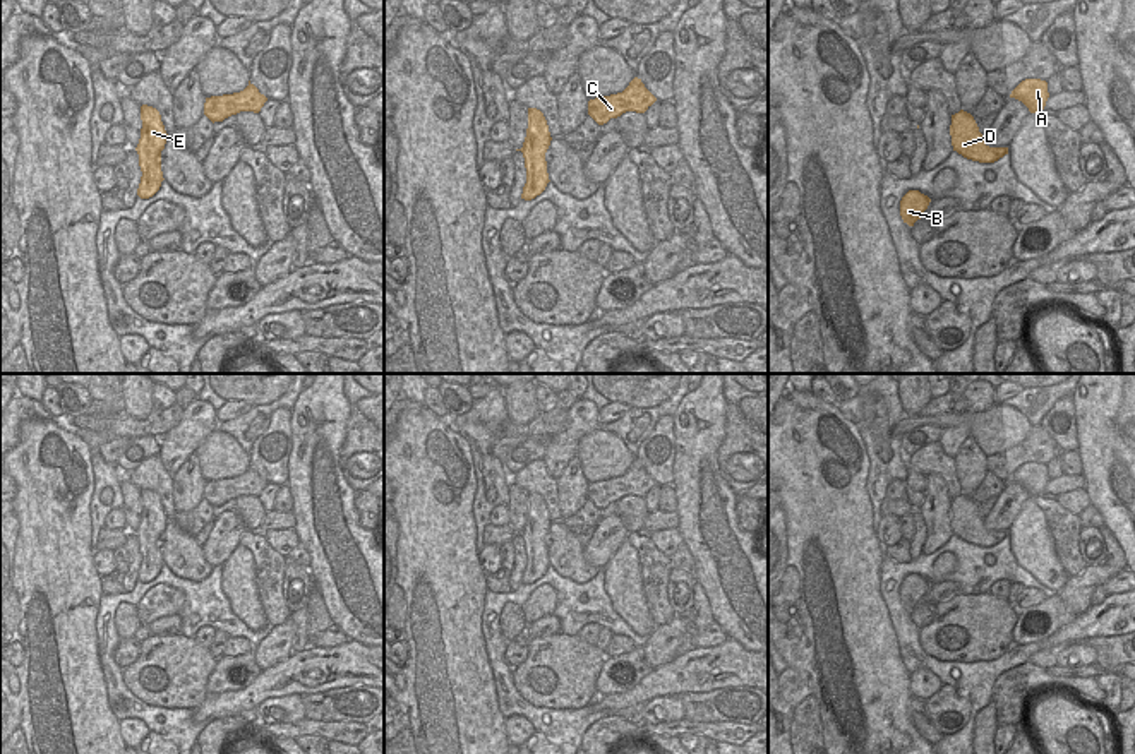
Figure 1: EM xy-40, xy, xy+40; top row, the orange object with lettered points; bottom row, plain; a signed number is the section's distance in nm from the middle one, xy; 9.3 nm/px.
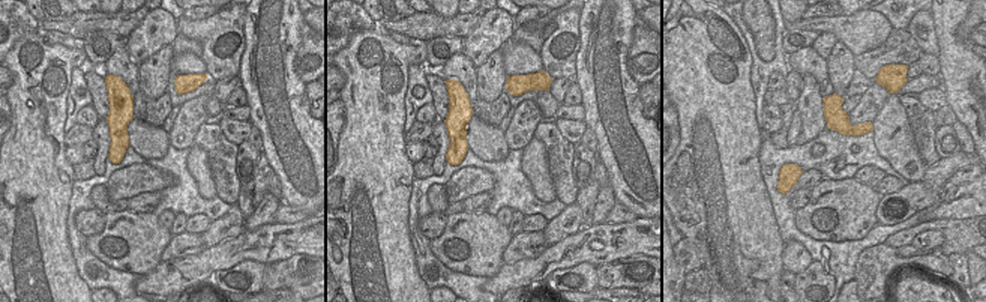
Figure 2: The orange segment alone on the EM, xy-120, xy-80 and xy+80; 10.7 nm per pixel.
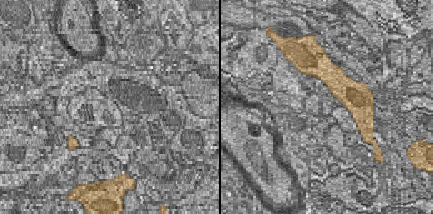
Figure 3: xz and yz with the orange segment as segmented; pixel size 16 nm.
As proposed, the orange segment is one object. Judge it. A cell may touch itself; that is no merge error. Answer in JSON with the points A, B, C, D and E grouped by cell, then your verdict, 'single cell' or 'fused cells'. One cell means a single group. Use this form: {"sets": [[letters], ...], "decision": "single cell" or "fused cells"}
{"sets": [["A", "B", "C", "D"], ["E"]], "decision": "fused cells"}

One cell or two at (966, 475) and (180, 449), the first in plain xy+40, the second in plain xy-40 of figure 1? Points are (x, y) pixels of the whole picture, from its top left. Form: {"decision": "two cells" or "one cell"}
{"decision": "two cells"}

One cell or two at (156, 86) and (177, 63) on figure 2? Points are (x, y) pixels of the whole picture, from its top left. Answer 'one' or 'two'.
one

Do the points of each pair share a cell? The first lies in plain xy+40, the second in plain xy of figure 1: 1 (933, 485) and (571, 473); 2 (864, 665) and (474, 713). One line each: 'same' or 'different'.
1: same
2: same

